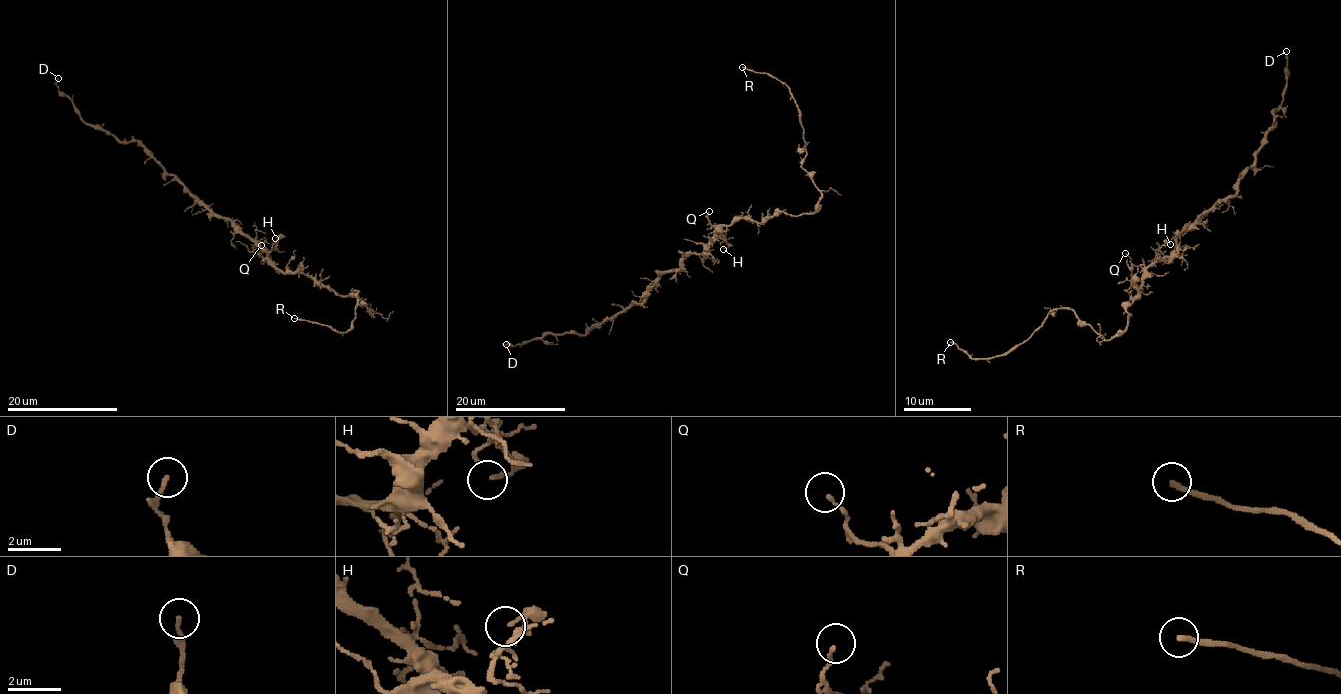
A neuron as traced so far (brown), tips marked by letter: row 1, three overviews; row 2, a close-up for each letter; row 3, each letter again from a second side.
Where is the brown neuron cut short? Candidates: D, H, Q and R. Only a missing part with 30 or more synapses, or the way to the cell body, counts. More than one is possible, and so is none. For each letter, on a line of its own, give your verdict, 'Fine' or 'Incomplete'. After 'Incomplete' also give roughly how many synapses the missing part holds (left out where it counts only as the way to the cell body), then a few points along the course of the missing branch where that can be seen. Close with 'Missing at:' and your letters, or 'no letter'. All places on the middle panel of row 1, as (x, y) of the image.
D: Fine
H: Fine
Q: Fine
R: Incomplete. Course of what is missing: (742, 67), (713, 47)
Missing at: R

